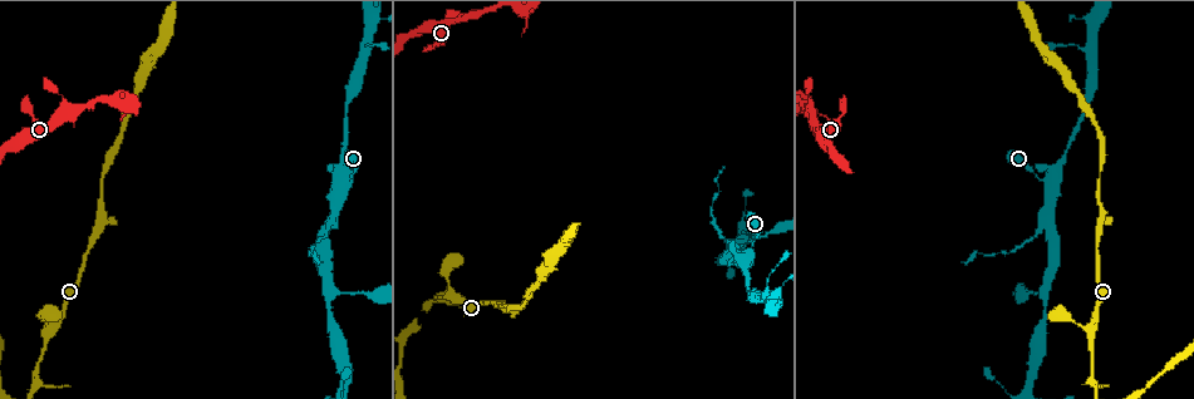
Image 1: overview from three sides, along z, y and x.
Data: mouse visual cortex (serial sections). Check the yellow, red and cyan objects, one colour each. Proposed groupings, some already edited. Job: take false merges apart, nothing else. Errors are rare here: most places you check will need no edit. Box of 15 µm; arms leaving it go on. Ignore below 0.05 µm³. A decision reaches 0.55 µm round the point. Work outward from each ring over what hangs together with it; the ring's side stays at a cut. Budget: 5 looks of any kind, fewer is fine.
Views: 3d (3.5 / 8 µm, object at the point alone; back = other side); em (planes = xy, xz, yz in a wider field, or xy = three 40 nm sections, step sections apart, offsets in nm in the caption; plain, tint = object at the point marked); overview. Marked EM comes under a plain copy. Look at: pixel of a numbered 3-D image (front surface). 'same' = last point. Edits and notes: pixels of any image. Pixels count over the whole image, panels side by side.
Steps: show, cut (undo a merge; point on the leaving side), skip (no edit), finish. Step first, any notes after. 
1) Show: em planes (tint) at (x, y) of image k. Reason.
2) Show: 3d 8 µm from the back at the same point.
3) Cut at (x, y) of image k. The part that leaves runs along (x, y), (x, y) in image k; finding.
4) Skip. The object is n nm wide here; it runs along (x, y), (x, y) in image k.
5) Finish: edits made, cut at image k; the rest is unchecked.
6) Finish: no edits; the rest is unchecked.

Show: 3d 8 µm at (51, 330) of image 1. Three-way junction.

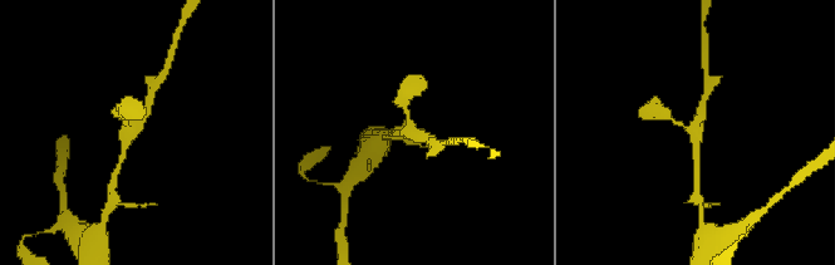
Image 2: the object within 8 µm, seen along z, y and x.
Show: 3d 3.5 µm at (131, 128) of image 2. Closer look.

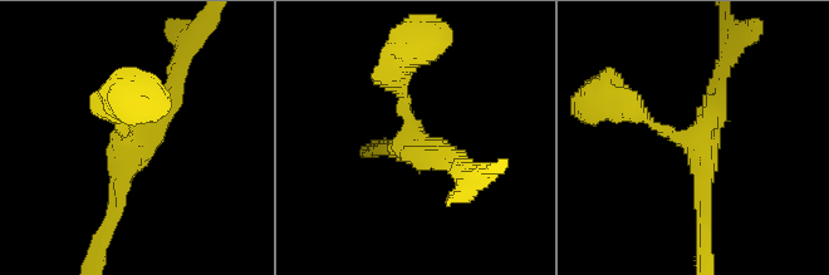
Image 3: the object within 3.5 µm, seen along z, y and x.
Show: em xy step 1 (tint) at (704, 146) of image 3. 3 arms meet here; the arms are 150, 200, 200 nm wide; now the EM.

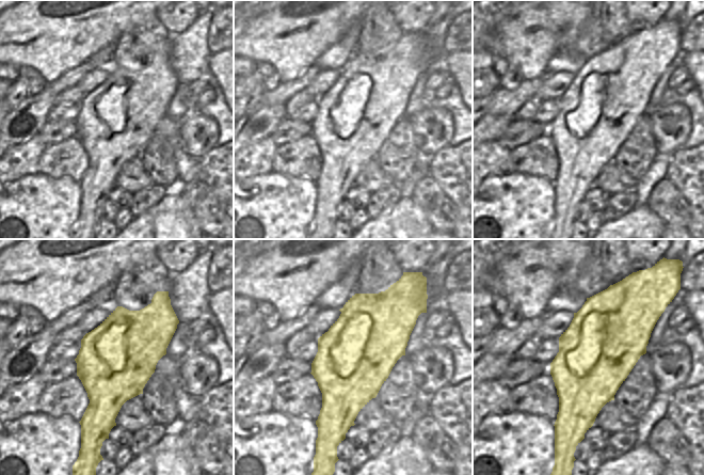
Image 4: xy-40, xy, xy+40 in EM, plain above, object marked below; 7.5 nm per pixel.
Skip. The object is 600 nm wide here; it runs along (459, 167), (416, 147), (397, 77) in image 3; all the same cell.

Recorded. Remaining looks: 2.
Show: 3d 8 µm at (464, 16) of image 1. Narrows sharply.

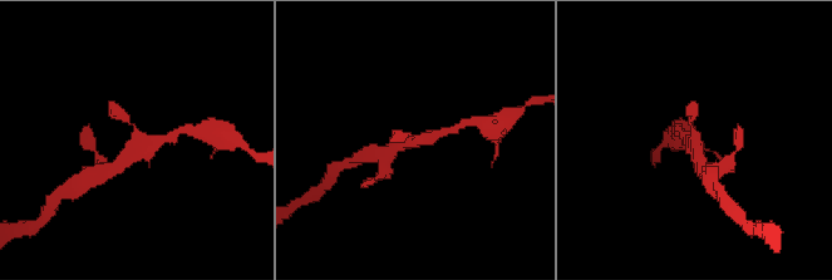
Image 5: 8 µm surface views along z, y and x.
Show: em xy step 1 (tint) at (136, 148) of image 5. Need the tissue.

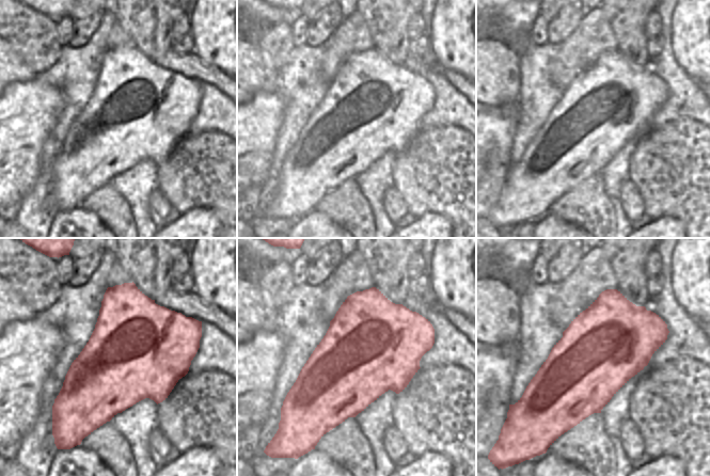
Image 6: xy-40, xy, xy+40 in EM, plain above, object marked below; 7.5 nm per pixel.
Skip. It runs along (109, 168), (136, 148), (168, 138) in image 5; continuous, no second cell.

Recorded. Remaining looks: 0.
Finish: no edits; the rest is unchecked.

